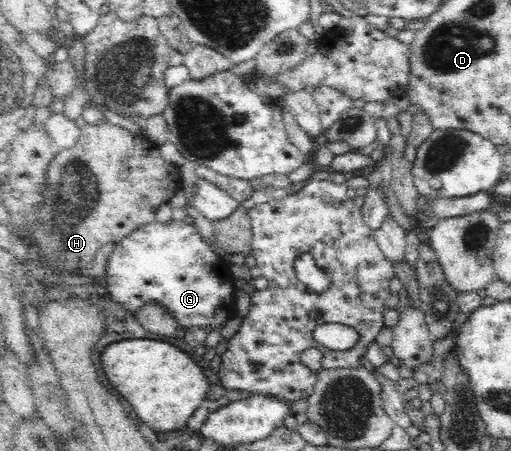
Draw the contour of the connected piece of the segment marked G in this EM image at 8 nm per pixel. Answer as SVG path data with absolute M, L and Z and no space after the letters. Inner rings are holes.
M174 220L159 223L151 221L137 227L115 243L106 262L106 273L103 283L106 292L113 302L120 304L128 312L136 313L143 304L160 304L173 315L180 332L189 328L202 328L208 333L211 330L221 330L227 320L236 317L235 291L236 279L231 275L231 263L219 257L211 245L205 243L198 229L193 224L183 220Z

